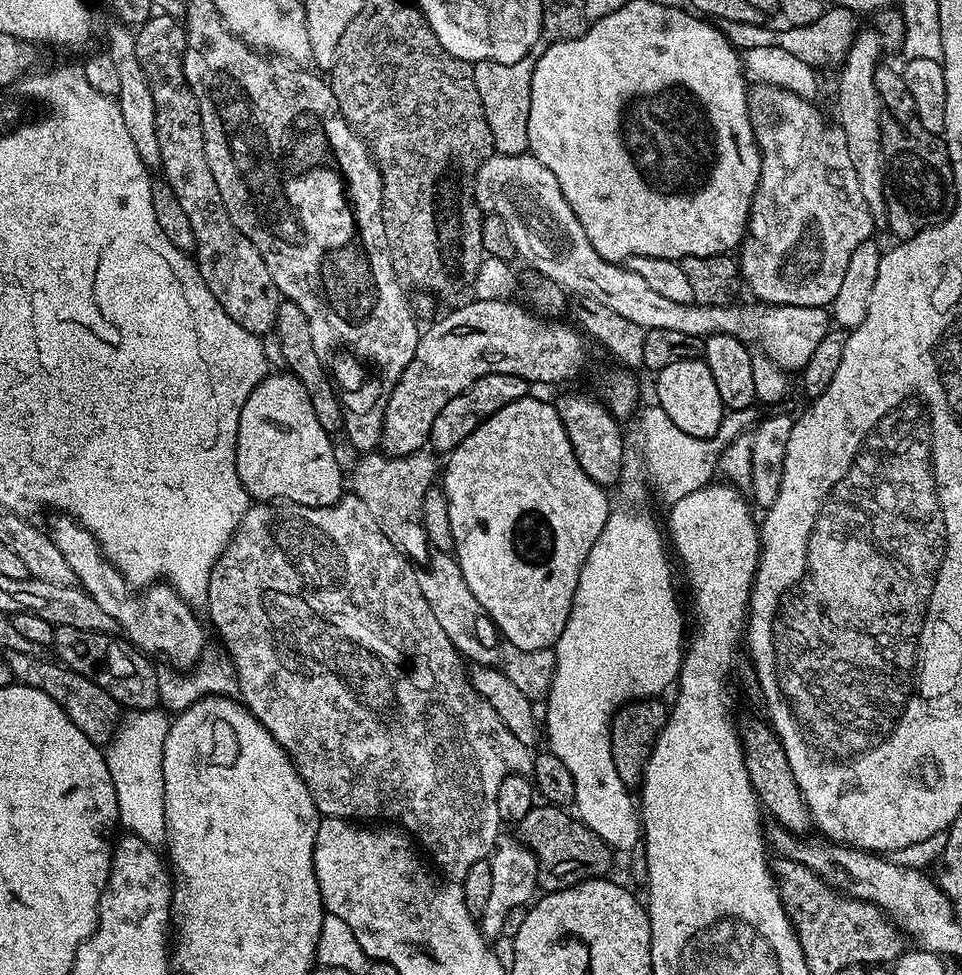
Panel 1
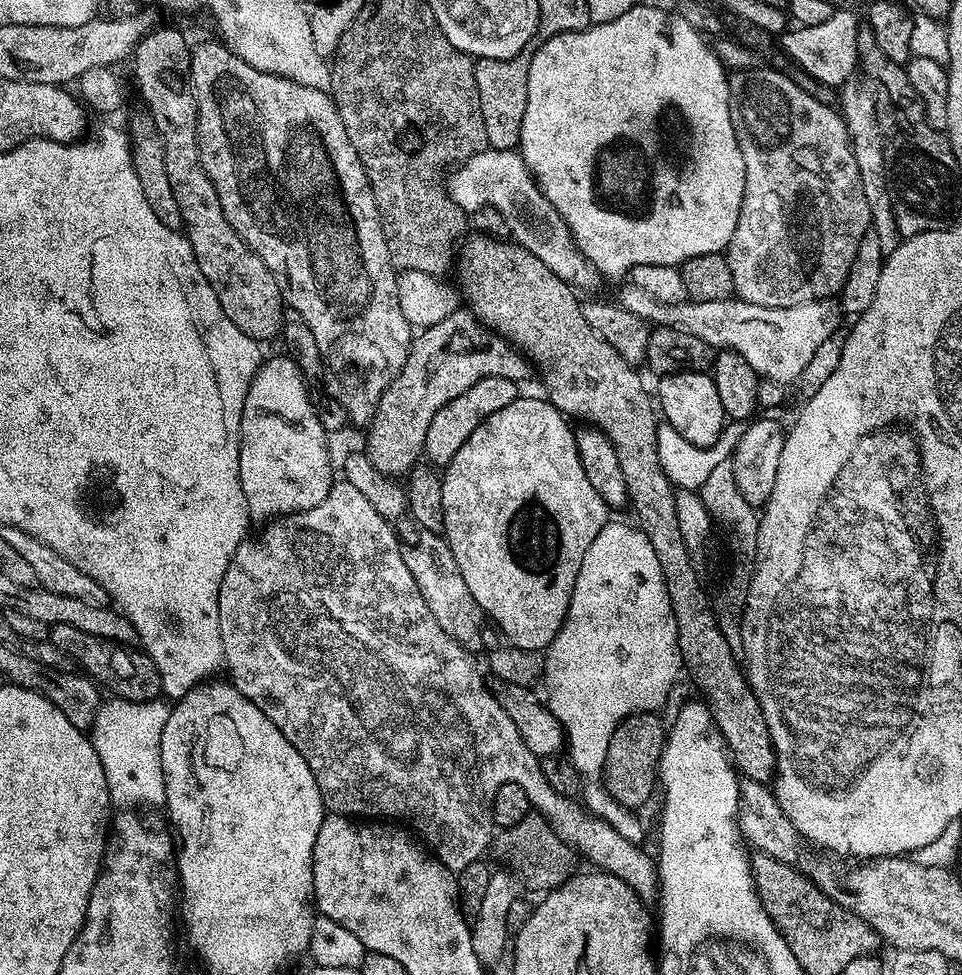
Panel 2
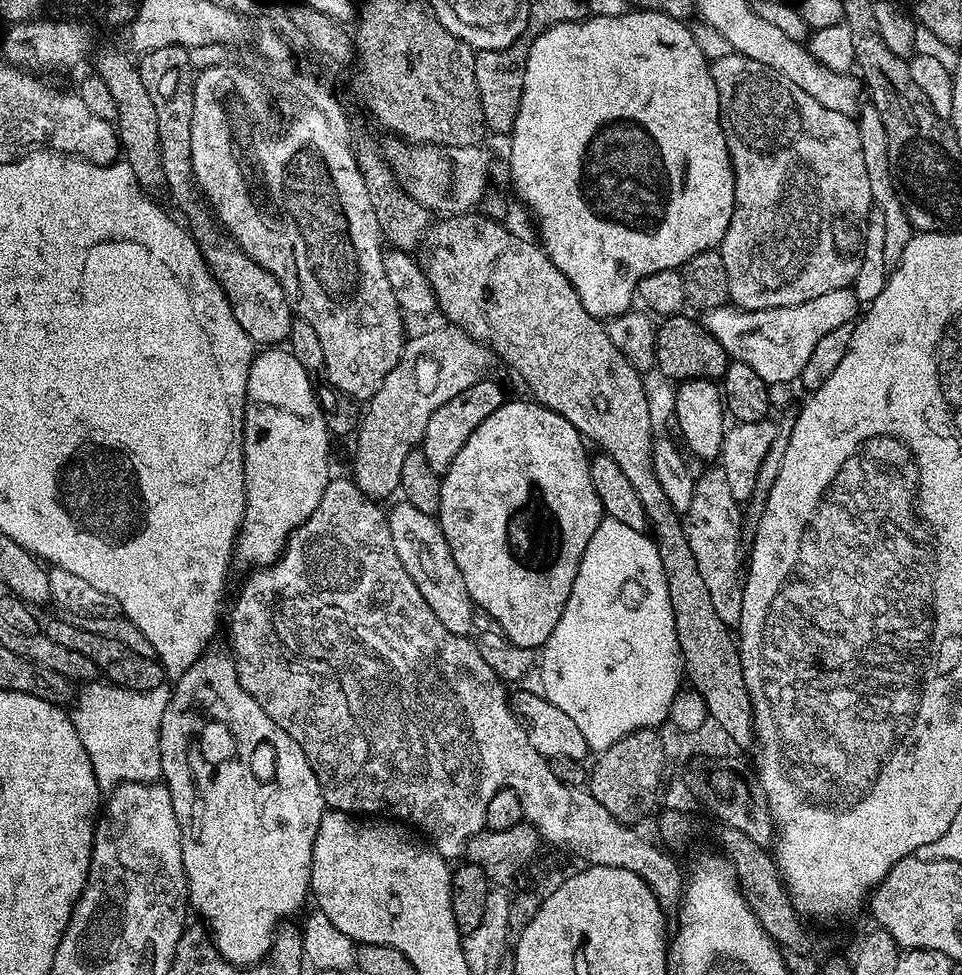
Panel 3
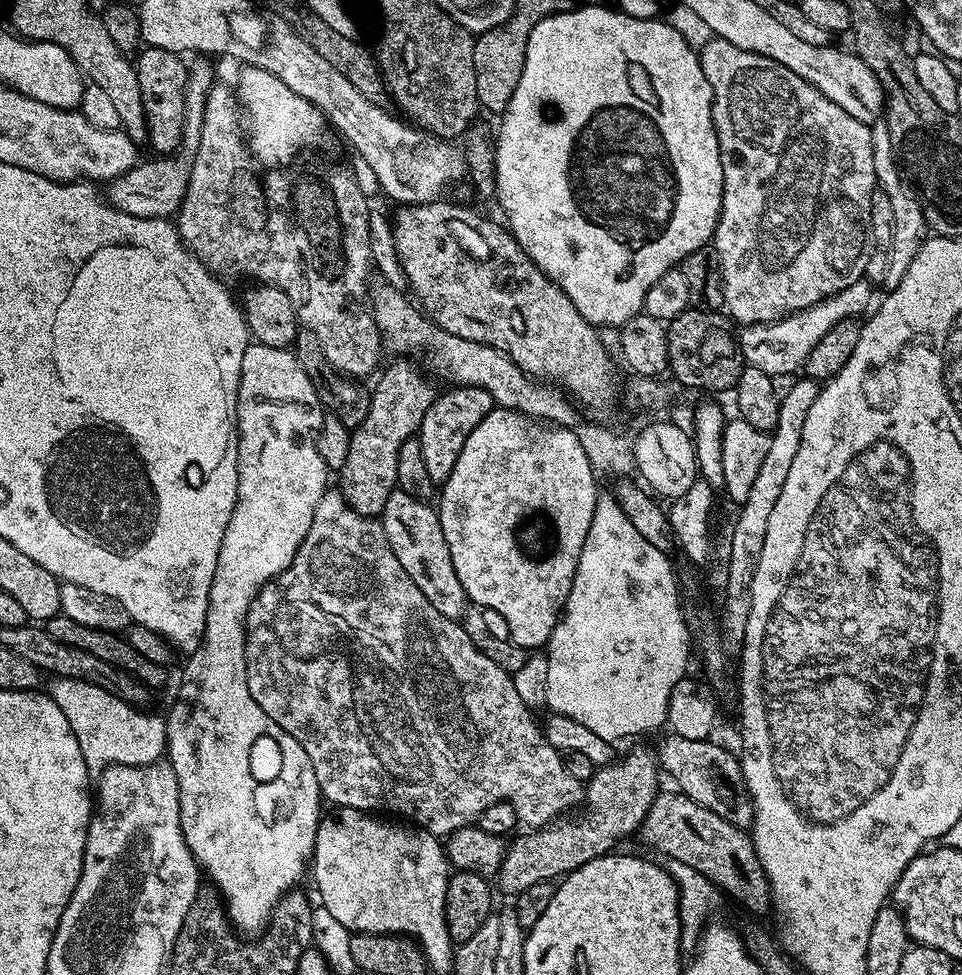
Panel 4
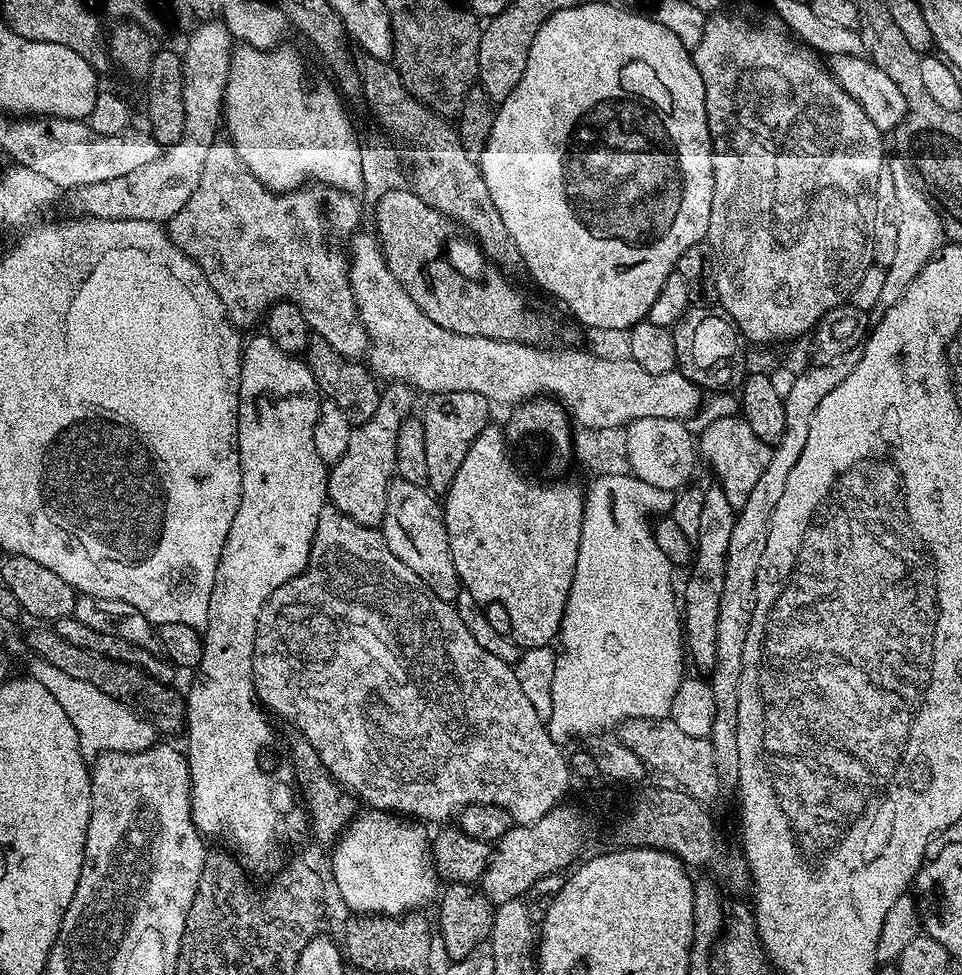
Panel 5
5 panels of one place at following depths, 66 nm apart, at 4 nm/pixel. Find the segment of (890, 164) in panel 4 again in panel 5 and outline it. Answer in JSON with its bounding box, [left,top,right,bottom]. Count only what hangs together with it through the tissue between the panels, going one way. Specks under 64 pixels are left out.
[880,159,945,309]

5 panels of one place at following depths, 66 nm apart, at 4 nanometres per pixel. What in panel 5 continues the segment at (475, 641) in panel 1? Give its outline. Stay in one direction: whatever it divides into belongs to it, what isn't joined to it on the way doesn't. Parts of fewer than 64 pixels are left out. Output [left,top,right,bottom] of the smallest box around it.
[382,478,462,602]

